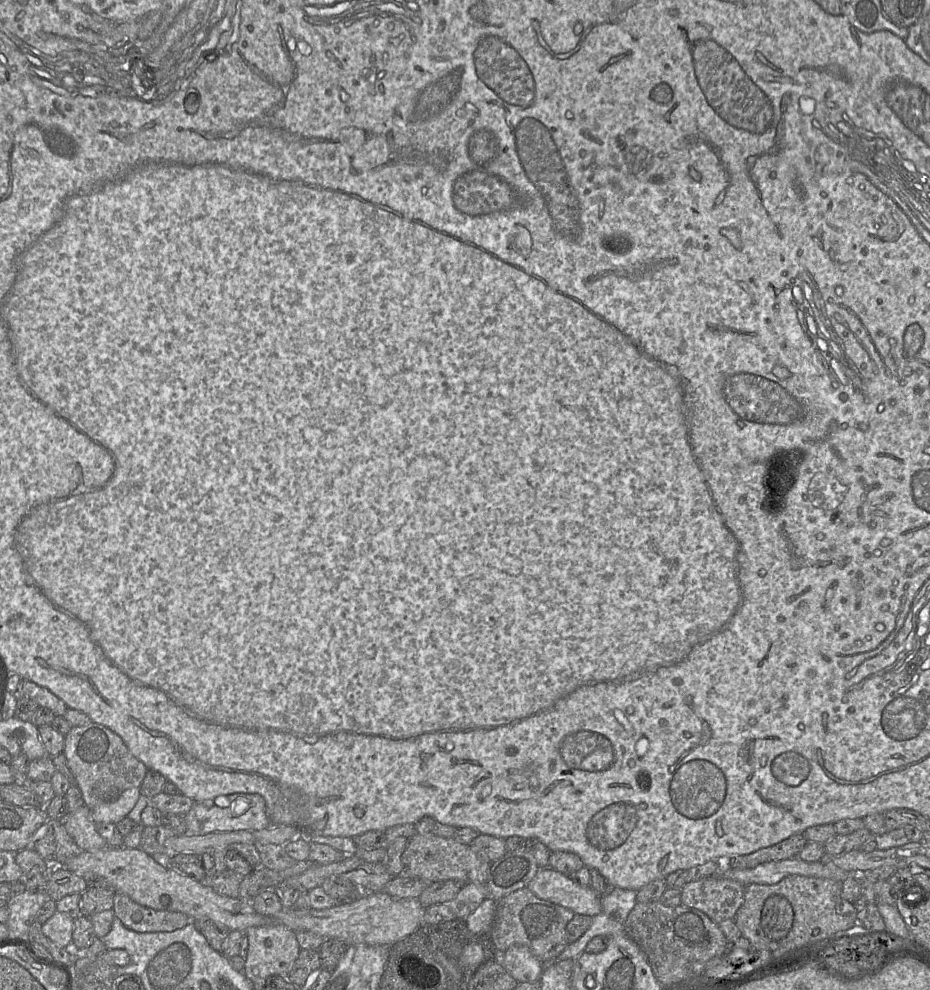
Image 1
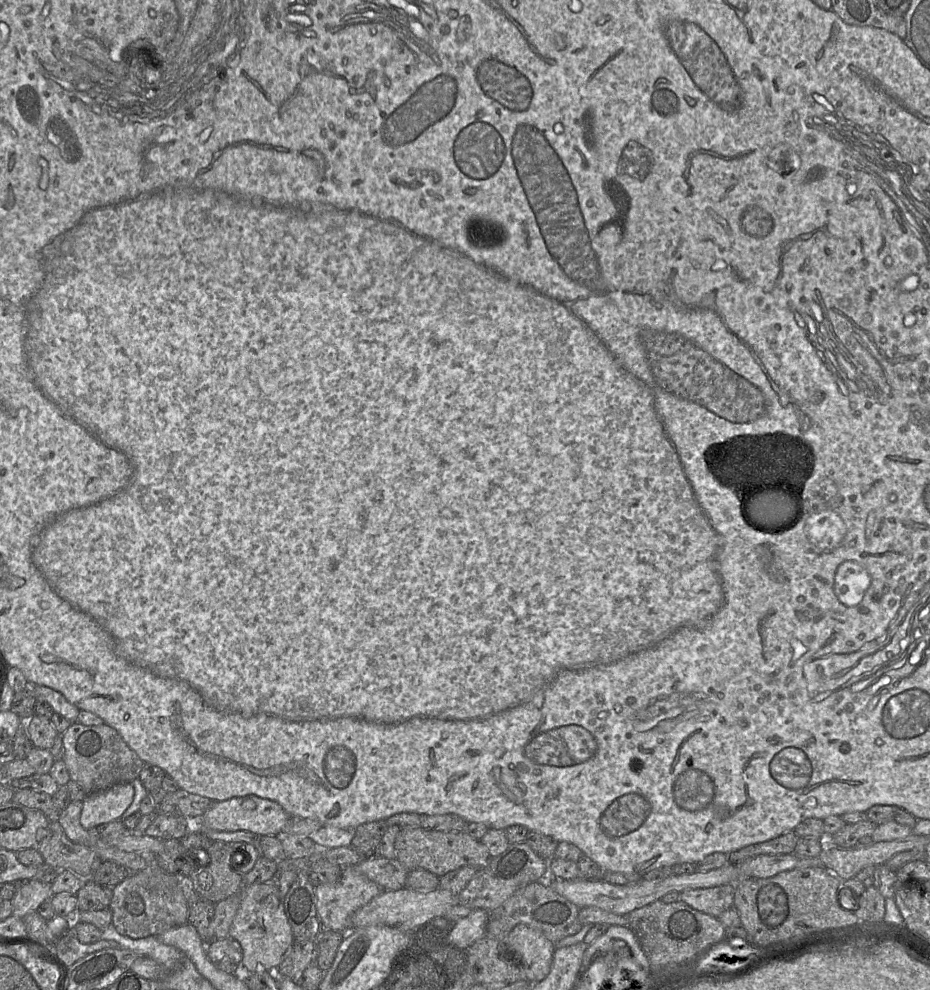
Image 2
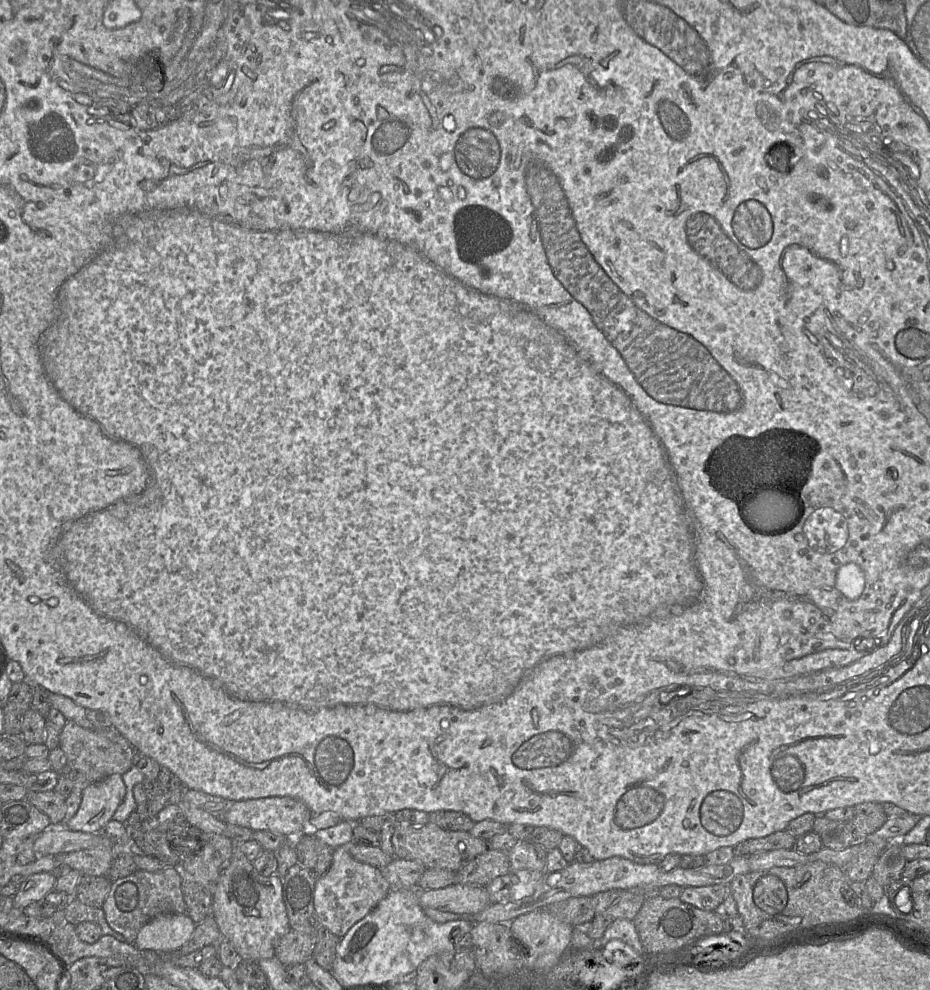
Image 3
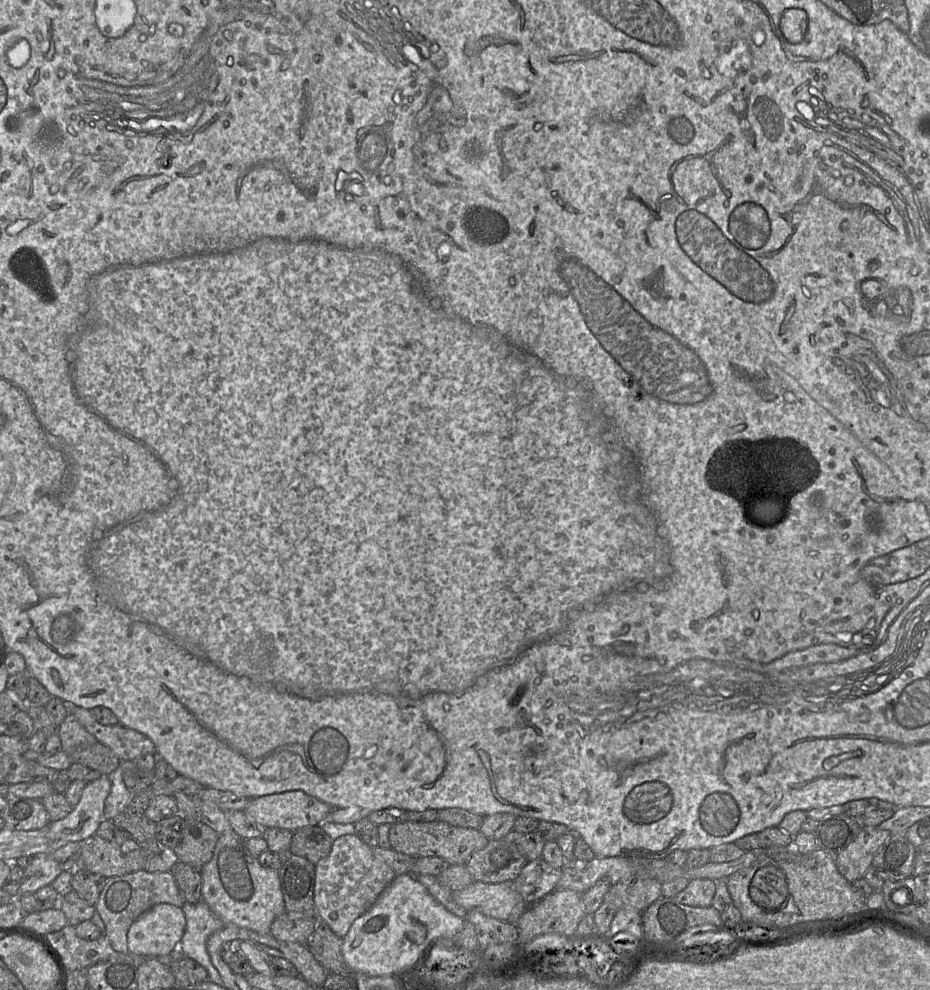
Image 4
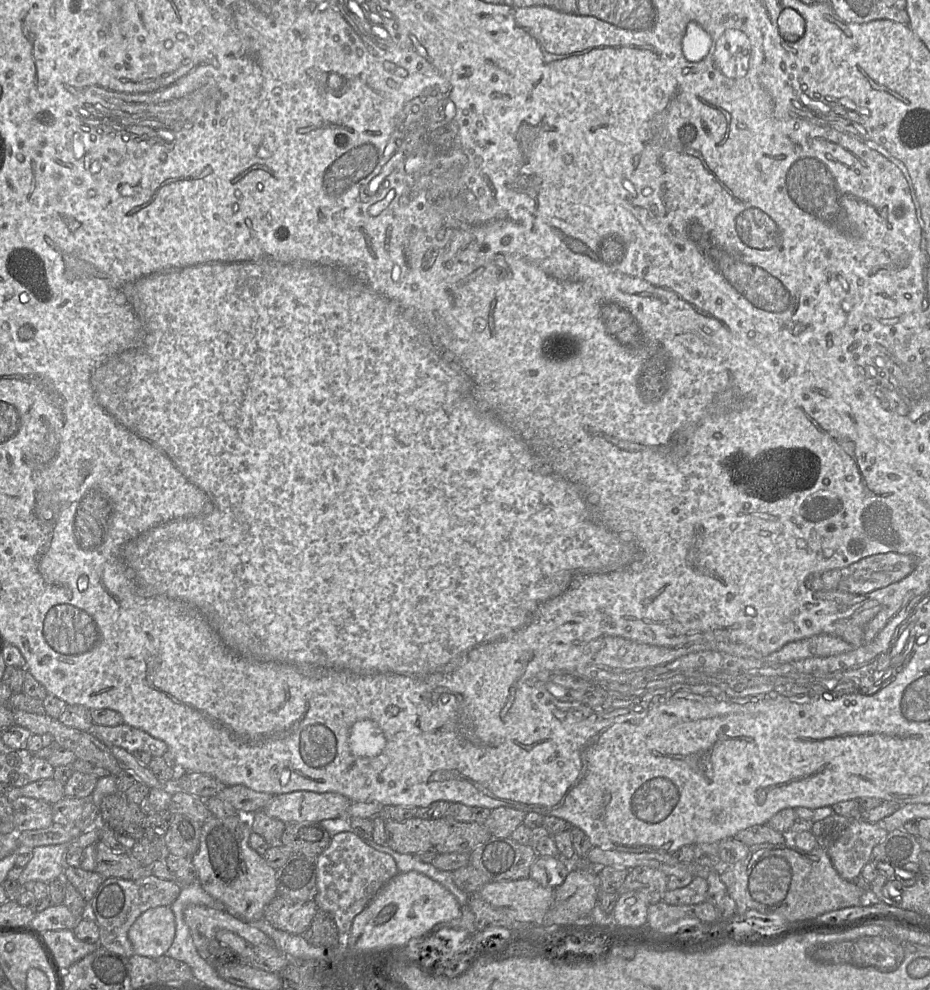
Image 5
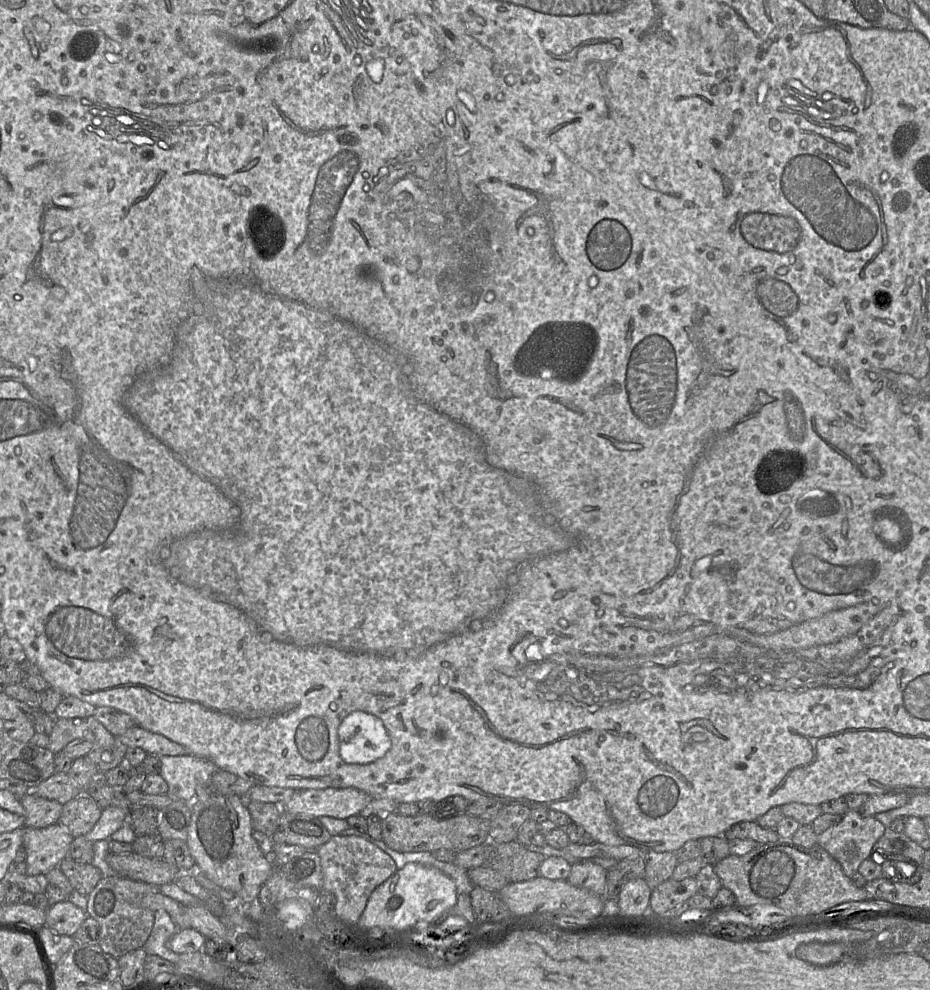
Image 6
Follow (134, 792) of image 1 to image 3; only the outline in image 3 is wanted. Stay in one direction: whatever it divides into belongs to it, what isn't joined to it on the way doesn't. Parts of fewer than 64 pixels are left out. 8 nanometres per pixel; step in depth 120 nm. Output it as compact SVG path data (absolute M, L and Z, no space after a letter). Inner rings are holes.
M119 774L90 783L83 791L76 814L66 822L71 831L96 833L109 821L126 793L126 786Z

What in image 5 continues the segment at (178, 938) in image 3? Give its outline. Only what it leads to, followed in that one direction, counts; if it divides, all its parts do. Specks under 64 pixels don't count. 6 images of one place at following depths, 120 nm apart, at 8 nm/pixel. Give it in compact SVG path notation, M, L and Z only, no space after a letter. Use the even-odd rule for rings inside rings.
M158 906L142 913L128 931L136 955L157 959L165 955L176 932L175 915L170 906Z

